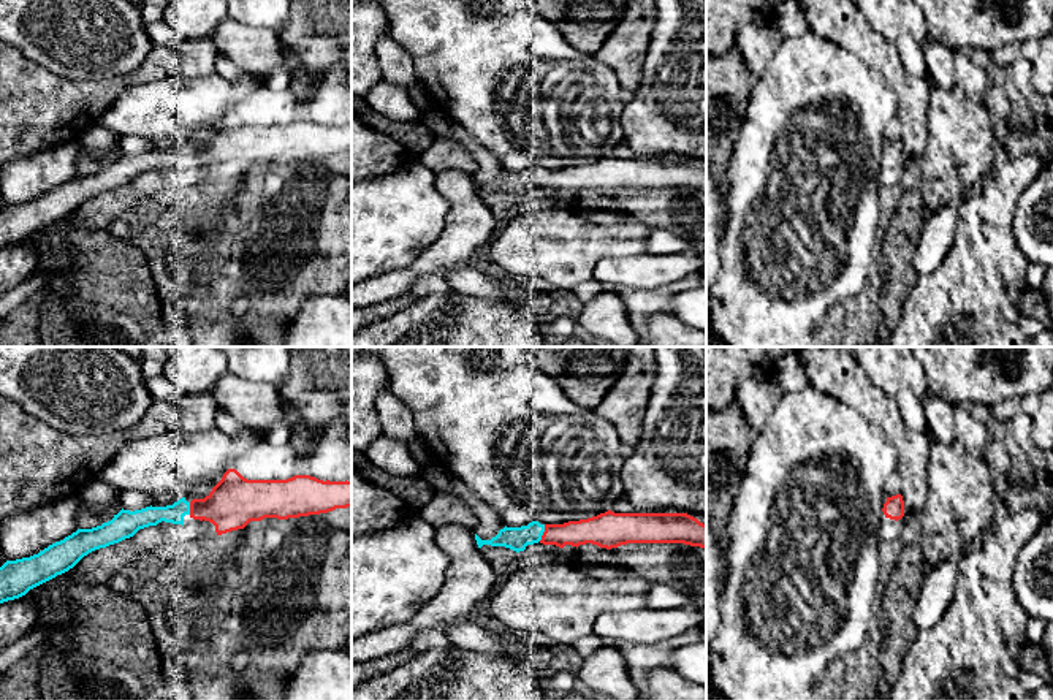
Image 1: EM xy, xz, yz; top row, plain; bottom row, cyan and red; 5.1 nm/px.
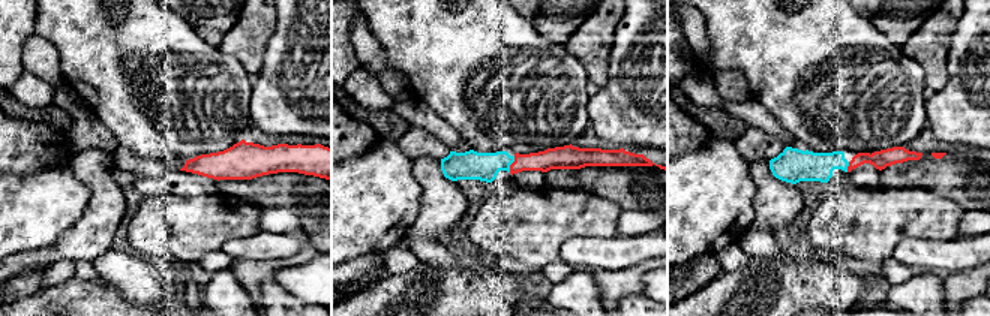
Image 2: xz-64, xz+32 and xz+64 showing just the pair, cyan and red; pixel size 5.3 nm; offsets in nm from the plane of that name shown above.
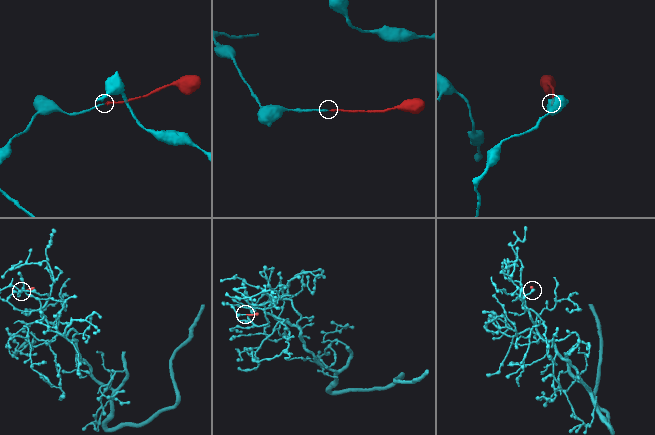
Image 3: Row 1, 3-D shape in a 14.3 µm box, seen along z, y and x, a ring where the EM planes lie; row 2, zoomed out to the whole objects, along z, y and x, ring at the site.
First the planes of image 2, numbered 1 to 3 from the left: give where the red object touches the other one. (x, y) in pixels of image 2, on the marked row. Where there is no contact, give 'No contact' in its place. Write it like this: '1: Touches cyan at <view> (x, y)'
1: No contact
2: Touches cyan at xz+32 (512, 162)
3: Touches cyan at xz+64 (848, 165)

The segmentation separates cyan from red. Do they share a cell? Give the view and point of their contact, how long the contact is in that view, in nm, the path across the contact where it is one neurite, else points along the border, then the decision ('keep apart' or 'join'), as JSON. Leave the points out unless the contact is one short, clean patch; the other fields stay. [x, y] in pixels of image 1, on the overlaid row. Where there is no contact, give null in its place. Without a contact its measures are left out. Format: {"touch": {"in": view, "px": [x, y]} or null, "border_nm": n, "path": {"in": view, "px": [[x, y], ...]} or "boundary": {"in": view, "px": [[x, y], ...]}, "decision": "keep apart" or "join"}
{"touch": {"in": "xz", "px": [543, 531]}, "border_nm": 90, "decision": "join"}

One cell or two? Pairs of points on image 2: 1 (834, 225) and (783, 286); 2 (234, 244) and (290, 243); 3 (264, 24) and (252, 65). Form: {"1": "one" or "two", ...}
{"1": "two", "2": "one", "3": "one"}

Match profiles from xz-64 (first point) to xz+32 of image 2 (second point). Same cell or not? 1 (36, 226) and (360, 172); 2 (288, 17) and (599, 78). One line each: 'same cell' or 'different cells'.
1: same cell
2: different cells

